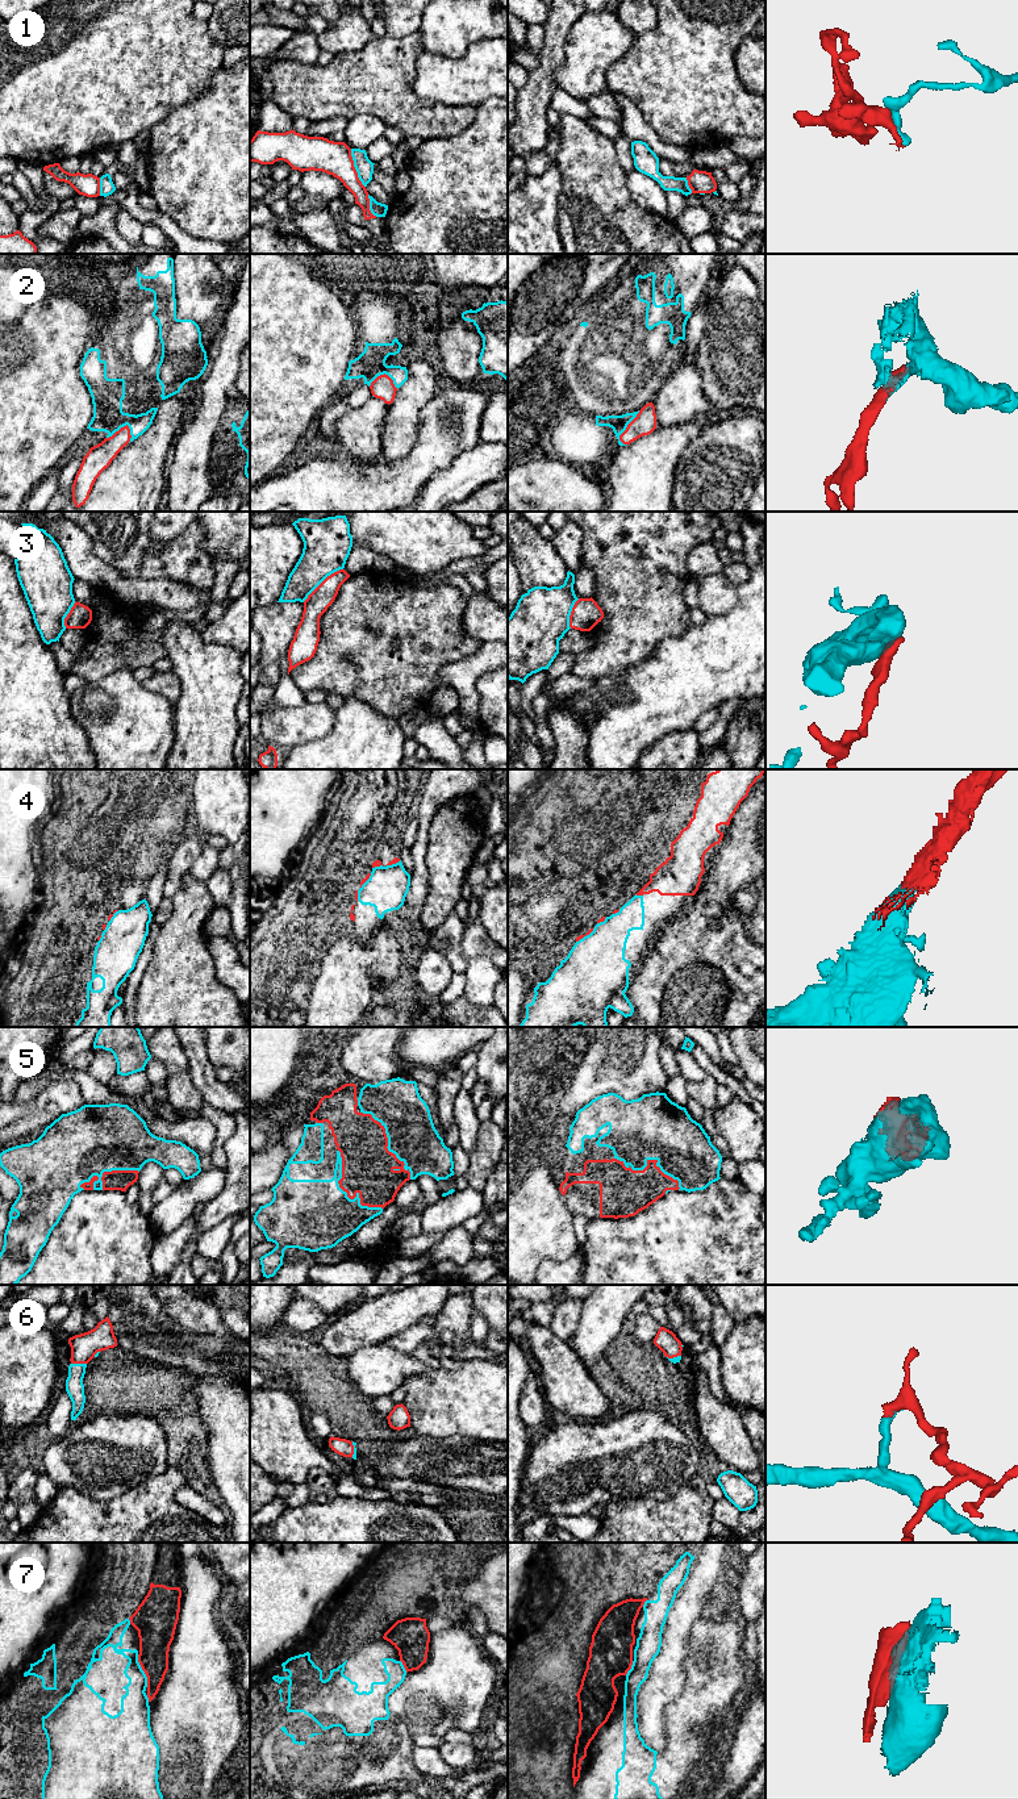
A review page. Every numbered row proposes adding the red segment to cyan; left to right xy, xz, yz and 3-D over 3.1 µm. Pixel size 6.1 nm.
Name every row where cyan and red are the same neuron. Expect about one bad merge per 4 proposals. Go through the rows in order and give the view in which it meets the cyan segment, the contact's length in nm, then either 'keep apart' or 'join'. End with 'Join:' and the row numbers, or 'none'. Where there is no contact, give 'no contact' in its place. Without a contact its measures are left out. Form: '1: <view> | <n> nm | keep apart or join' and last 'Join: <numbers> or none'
1: xz | 260 nm | keep apart
2: xy | 160 nm | keep apart
3: xz | 320 nm | join
4: yz | 40 nm | join
5: xz | 460 nm | join
6: xy | 100 nm | join
7: xy | 220 nm | keep apart
Join: 3, 4, 5, 6

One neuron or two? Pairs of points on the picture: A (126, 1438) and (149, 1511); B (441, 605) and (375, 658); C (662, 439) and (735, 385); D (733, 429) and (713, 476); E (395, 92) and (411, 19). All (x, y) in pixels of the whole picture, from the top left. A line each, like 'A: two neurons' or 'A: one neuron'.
A: two neurons
B: one neuron
C: two neurons
D: one neuron
E: two neurons

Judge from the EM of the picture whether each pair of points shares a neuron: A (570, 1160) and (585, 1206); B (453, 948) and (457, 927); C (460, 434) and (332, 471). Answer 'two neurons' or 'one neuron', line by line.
A: one neuron
B: one neuron
C: one neuron

